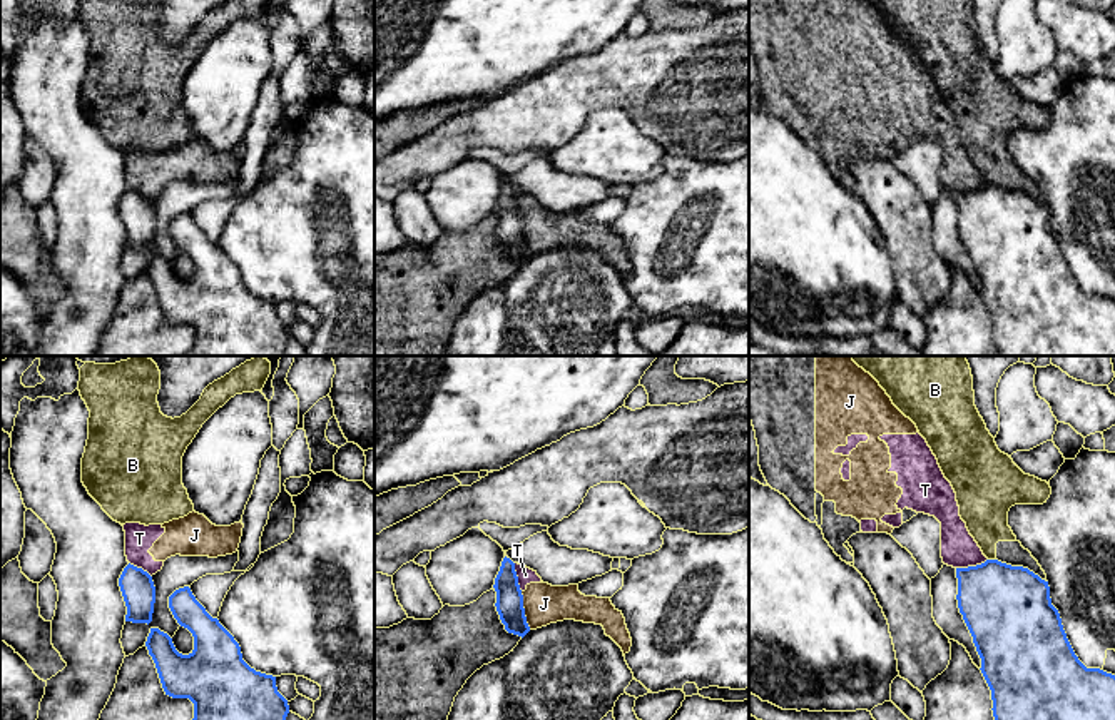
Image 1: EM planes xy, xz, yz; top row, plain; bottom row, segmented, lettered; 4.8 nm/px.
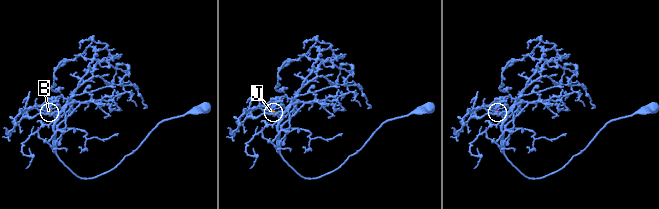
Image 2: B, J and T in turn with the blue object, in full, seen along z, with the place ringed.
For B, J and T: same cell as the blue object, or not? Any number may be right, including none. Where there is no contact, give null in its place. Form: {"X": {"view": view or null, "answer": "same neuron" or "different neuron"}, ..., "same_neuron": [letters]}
{"B": {"view": "yz", "answer": "different neuron"}, "J": {"view": "xz", "answer": "different neuron"}, "T": {"view": "yz", "answer": "different neuron"}, "same_neuron": []}

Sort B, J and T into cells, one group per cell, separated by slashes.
B / J T

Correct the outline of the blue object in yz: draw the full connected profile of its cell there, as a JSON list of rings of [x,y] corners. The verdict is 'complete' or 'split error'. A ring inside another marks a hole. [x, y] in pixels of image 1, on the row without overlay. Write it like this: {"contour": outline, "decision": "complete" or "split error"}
{"contour": [[[998,185],[956,194],[958,234],[981,284],[981,299],[991,316],[998,356],[1115,356],[1115,301],[1087,294],[1075,281],[1051,231],[1048,207],[1023,192]]], "decision": "complete"}

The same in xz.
{"contour": [[[507,182],[501,187],[493,214],[496,217],[495,232],[505,256],[523,264],[530,257],[530,252],[525,242],[515,189]]], "decision": "complete"}

